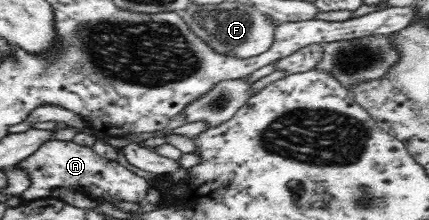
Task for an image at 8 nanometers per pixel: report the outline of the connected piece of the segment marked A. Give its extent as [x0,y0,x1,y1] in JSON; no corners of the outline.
[18,140,150,202]

